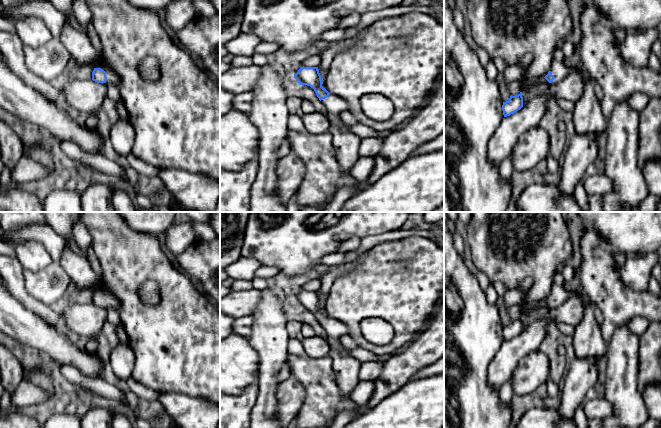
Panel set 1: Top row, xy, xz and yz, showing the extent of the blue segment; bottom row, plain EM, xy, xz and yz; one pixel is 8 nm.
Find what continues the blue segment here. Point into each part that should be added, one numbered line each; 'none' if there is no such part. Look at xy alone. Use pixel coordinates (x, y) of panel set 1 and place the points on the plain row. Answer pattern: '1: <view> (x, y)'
1: xy (112, 302)

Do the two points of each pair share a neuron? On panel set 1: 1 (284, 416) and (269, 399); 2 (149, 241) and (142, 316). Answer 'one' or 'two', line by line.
1: two
2: one

